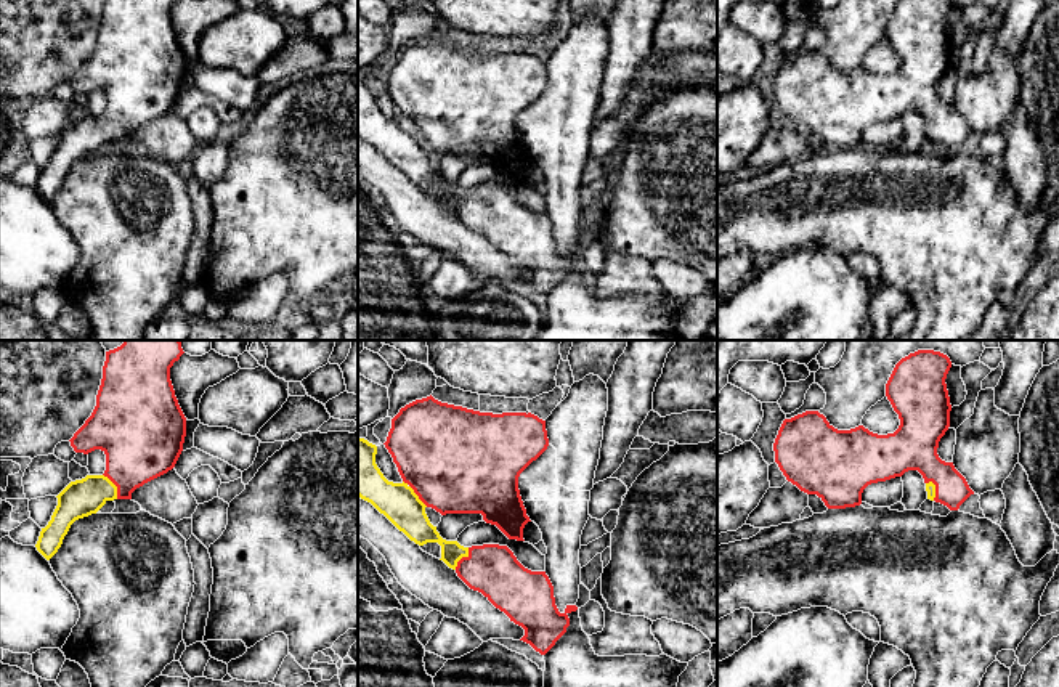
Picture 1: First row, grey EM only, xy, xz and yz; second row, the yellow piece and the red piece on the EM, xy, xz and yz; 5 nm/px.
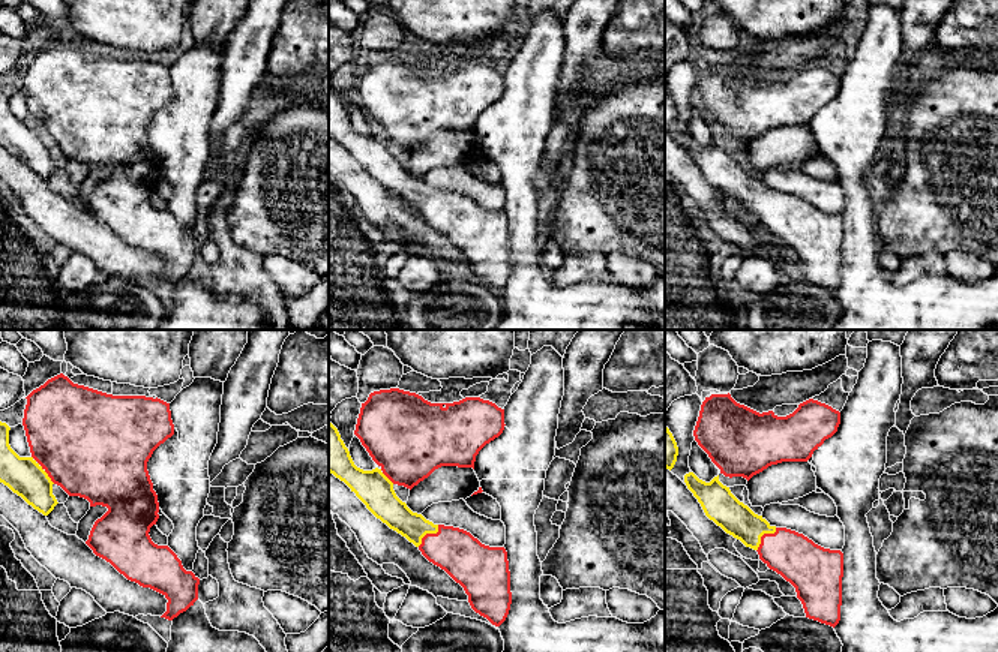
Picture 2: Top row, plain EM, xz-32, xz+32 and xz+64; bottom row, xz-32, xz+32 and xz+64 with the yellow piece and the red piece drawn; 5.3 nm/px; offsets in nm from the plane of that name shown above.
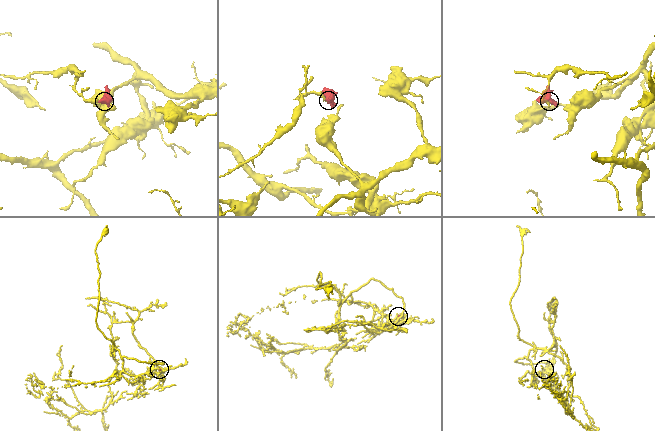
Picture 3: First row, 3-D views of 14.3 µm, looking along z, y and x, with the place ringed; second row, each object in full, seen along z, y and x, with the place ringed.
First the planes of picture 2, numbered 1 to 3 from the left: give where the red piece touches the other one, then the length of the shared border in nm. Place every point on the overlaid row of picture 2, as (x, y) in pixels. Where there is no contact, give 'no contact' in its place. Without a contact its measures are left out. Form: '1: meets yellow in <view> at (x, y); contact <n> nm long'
1: meets yellow in xz-32 at (42, 469); contact 200 nm long
2: meets yellow in xz+32 at (428, 532); contact 170 nm long
3: meets yellow in xz+64 at (763, 534); contact 170 nm long

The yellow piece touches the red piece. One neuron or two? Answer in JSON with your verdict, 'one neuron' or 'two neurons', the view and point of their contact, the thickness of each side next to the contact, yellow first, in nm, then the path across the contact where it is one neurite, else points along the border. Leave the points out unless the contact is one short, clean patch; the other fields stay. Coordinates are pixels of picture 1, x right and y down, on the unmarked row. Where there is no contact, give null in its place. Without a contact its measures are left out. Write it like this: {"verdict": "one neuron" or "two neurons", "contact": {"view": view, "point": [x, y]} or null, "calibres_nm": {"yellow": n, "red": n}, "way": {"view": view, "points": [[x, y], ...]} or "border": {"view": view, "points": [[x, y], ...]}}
{"verdict": "one neuron", "contact": {"view": "xz", "point": [414, 134]}, "calibres_nm": {"yellow": 190, "red": 500}, "way": {"view": "xz", "points": [[398, 143], [405, 143], [414, 134], [453, 101]]}}

